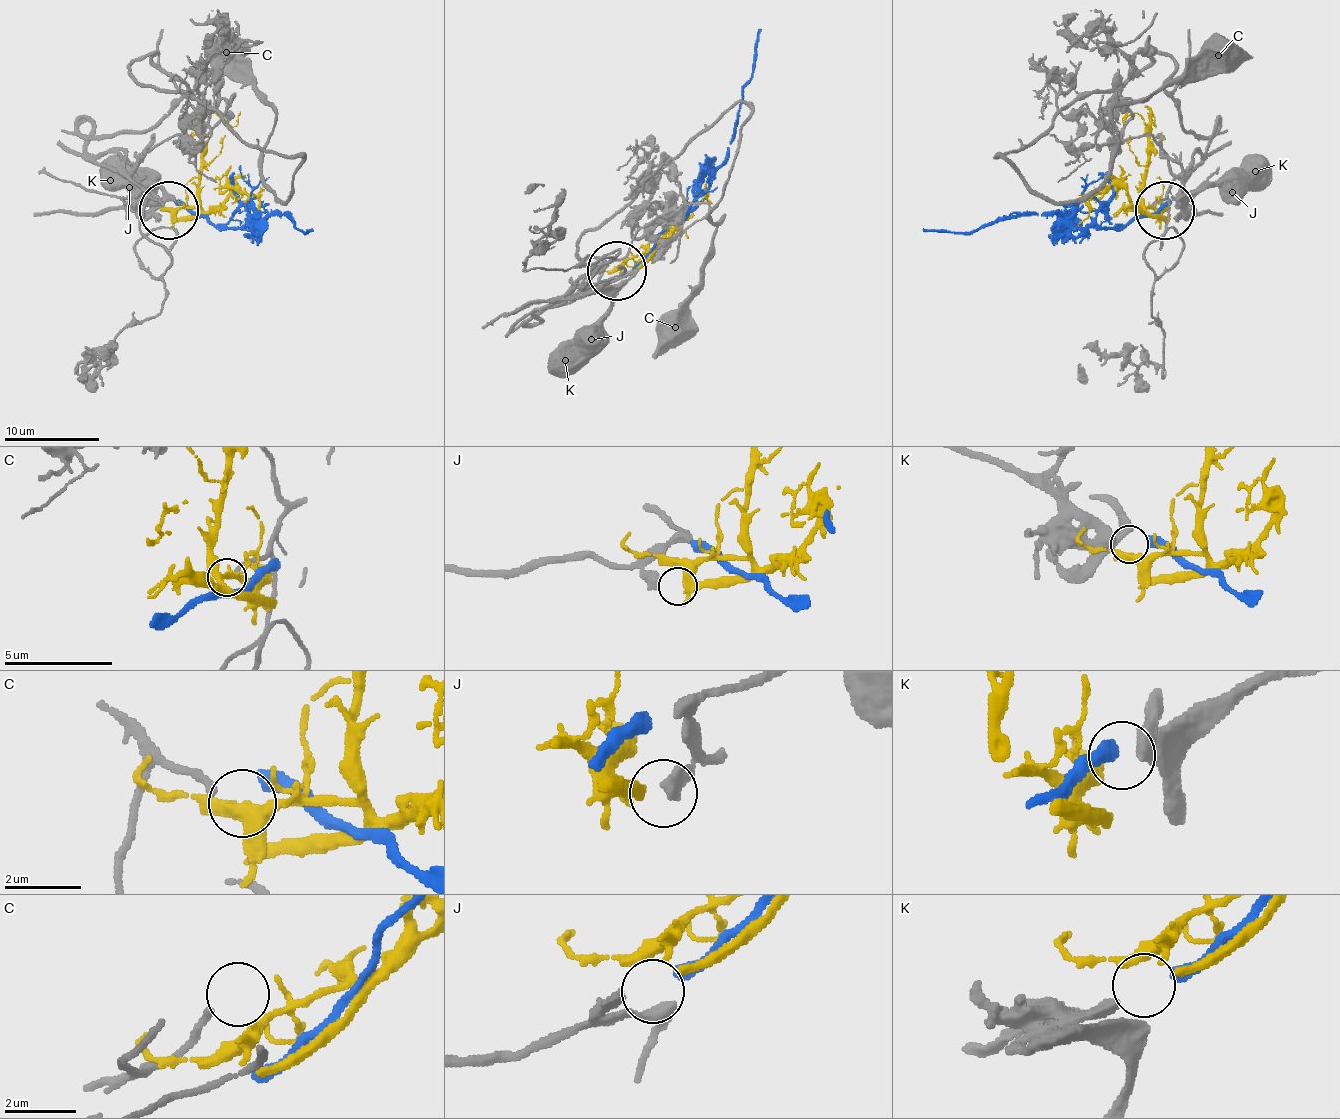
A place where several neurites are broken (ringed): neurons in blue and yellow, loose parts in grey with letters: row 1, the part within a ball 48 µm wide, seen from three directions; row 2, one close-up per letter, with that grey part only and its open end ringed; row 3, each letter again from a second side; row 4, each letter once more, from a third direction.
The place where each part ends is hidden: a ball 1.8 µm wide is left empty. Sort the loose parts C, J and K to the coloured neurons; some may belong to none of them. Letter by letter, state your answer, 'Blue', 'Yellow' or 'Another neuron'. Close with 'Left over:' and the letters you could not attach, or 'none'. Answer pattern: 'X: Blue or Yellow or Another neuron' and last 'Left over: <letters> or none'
C: Another neuron
J: Yellow
K: Another neuron
Left over: C, K

